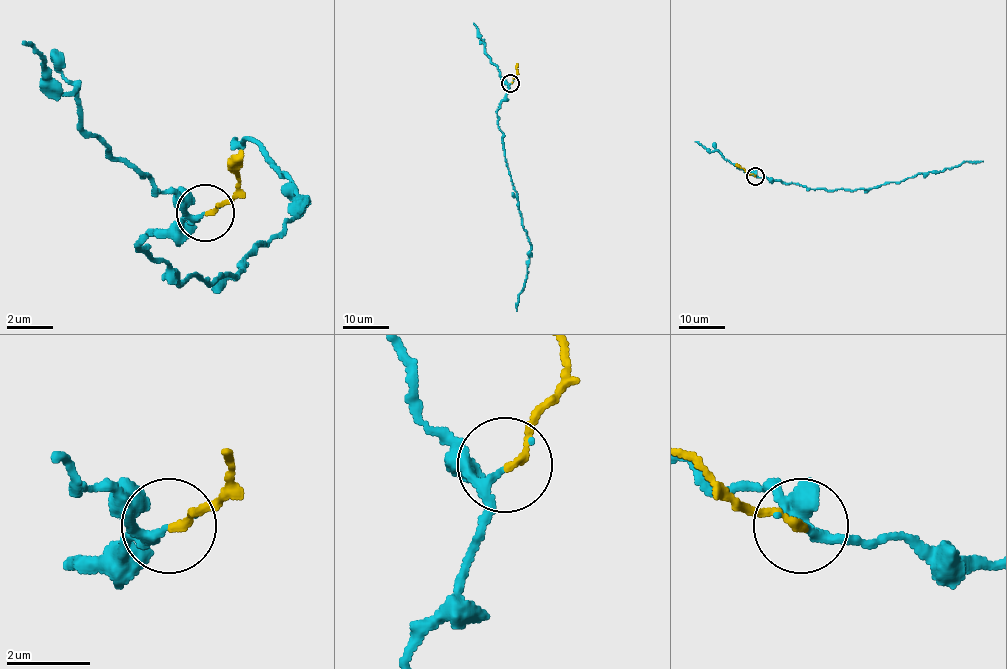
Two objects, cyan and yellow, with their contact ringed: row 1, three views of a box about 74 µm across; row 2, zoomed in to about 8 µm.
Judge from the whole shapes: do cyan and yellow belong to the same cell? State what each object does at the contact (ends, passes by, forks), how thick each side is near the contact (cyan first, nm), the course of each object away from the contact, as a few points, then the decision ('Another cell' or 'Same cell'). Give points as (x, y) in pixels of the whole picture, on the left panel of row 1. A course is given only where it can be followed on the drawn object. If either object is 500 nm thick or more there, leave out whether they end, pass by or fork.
At the ring cyan passes by. At the ring yellow ends. Thickness 170 nm (cyan) against 170 nm. Course of cyan: (206, 214), (155, 231), (138, 248), (178, 282), (235, 276), (303, 196), (286, 191), (252, 139), (235, 139). Course of yellow: (206, 214), (235, 191), (241, 157). Same cell

